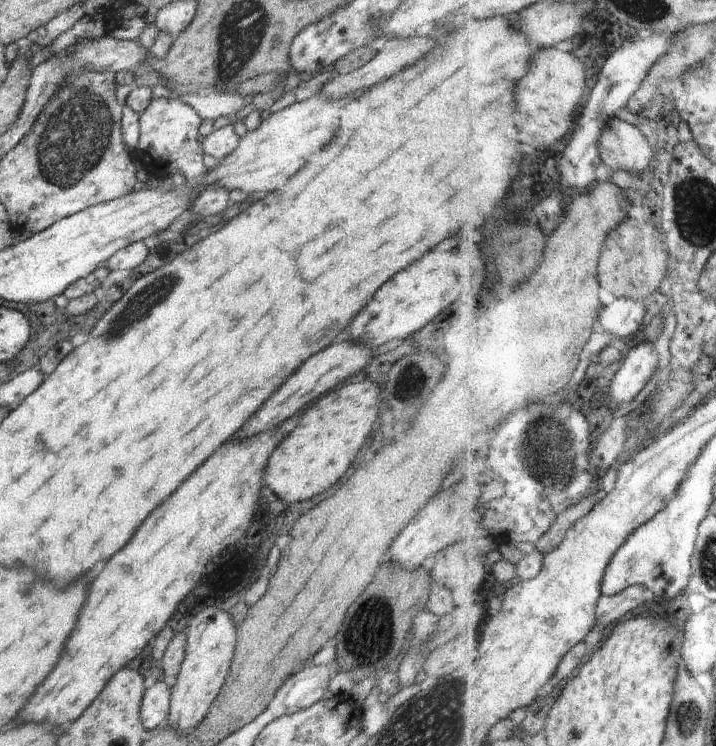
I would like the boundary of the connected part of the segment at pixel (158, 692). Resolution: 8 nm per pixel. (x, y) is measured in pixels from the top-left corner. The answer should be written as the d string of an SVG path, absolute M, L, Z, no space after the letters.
M156 681L145 688L140 704L140 724L145 730L153 730L169 716L171 688L164 681Z

